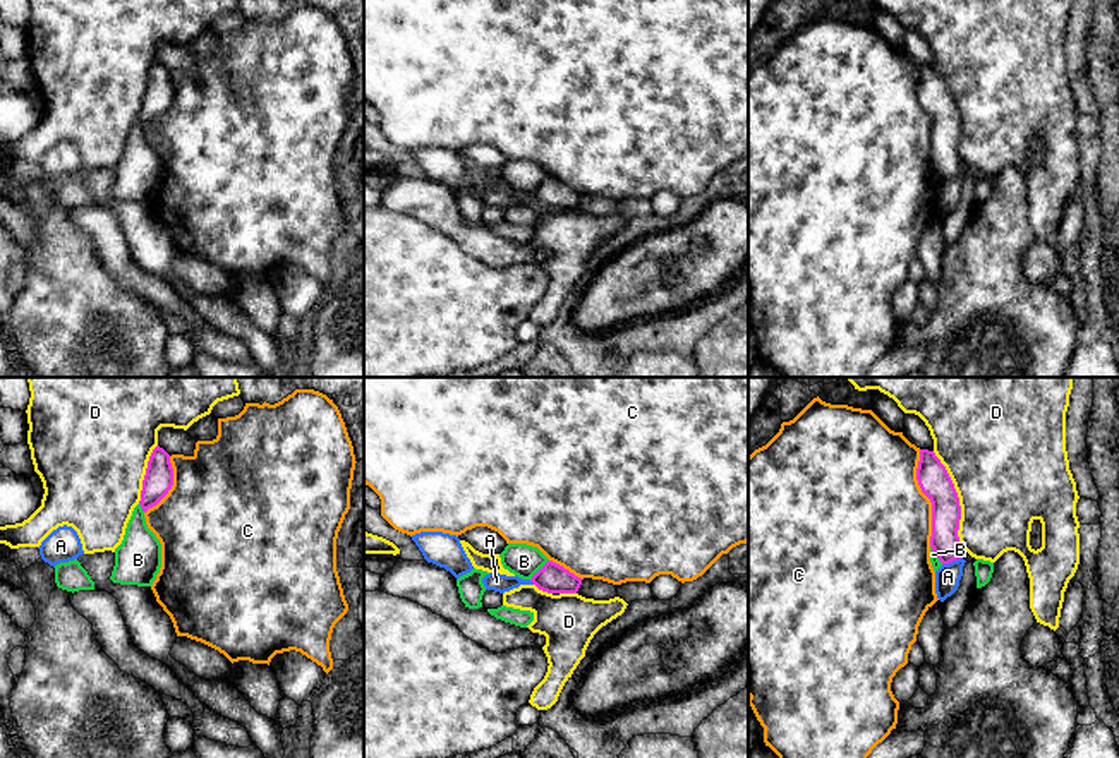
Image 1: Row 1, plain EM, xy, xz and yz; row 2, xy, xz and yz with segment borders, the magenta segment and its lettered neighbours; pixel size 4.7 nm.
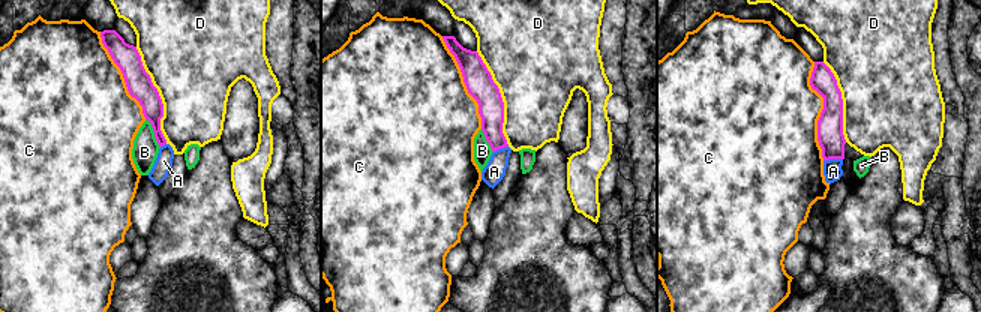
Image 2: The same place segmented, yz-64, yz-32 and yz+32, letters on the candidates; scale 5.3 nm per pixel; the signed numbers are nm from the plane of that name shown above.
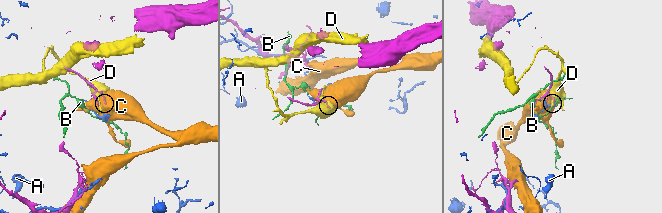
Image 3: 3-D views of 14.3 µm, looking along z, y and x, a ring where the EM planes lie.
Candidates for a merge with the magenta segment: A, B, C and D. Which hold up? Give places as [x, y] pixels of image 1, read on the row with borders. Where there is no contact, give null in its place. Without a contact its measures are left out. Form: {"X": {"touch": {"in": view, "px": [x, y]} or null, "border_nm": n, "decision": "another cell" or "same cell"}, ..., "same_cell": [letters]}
{"A": {"touch": {"in": "yz", "px": [951, 561]}, "border_nm": 100, "decision": "another cell"}, "B": {"touch": {"in": "xz", "px": [539, 570]}, "border_nm": 130, "decision": "another cell"}, "C": {"touch": {"in": "yz", "px": [927, 496]}, "border_nm": 460, "decision": "another cell"}, "D": {"touch": {"in": "yz", "px": [958, 501]}, "border_nm": 480, "decision": "another cell"}, "same_cell": []}

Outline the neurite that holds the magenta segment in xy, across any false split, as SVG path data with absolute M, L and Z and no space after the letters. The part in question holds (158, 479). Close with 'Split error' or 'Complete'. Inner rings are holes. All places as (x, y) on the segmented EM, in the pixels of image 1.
M156 446L149 456L146 475L141 490L141 508L146 513L149 508L156 506L173 485L173 468L170 463L170 454Z. Complete

